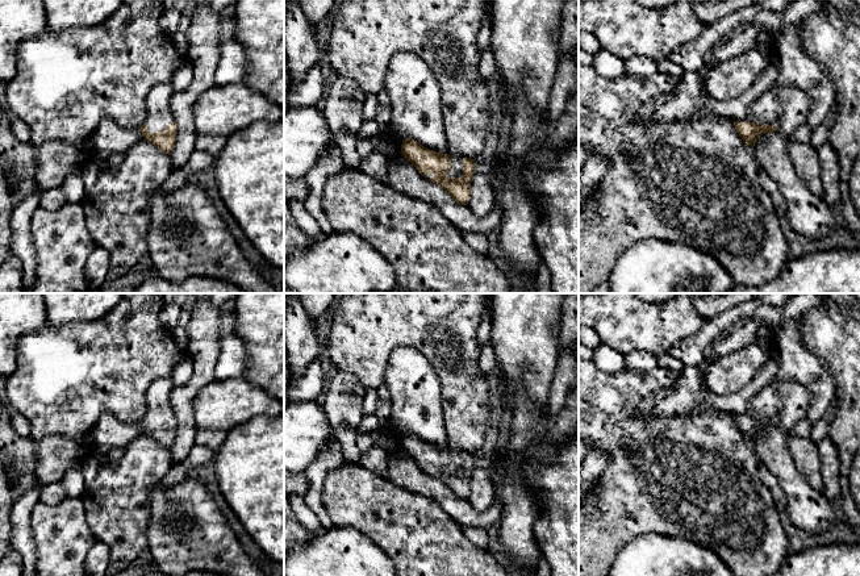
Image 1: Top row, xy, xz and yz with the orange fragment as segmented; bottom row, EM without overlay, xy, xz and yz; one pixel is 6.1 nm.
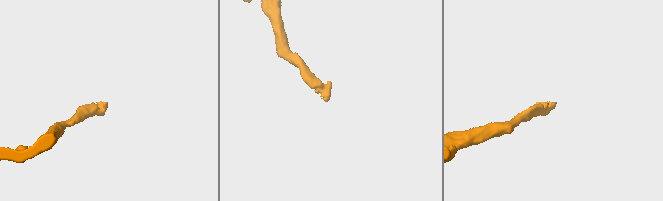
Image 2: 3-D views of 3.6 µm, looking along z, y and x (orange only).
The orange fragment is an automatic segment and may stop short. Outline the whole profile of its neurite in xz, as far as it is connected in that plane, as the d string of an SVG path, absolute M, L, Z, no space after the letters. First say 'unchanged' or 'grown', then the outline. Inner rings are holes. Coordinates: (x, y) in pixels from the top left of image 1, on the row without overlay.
grown; M412 433L402 435L401 448L425 473L444 483L458 498L468 498L471 476L476 467L475 454L441 448Z

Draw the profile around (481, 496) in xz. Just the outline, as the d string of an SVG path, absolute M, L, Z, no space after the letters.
M475 467L471 476L471 492L467 498L476 512L485 512L494 502L494 483L489 468Z

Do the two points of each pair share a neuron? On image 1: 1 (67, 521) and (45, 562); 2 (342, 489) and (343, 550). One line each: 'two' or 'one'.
1: one
2: two

